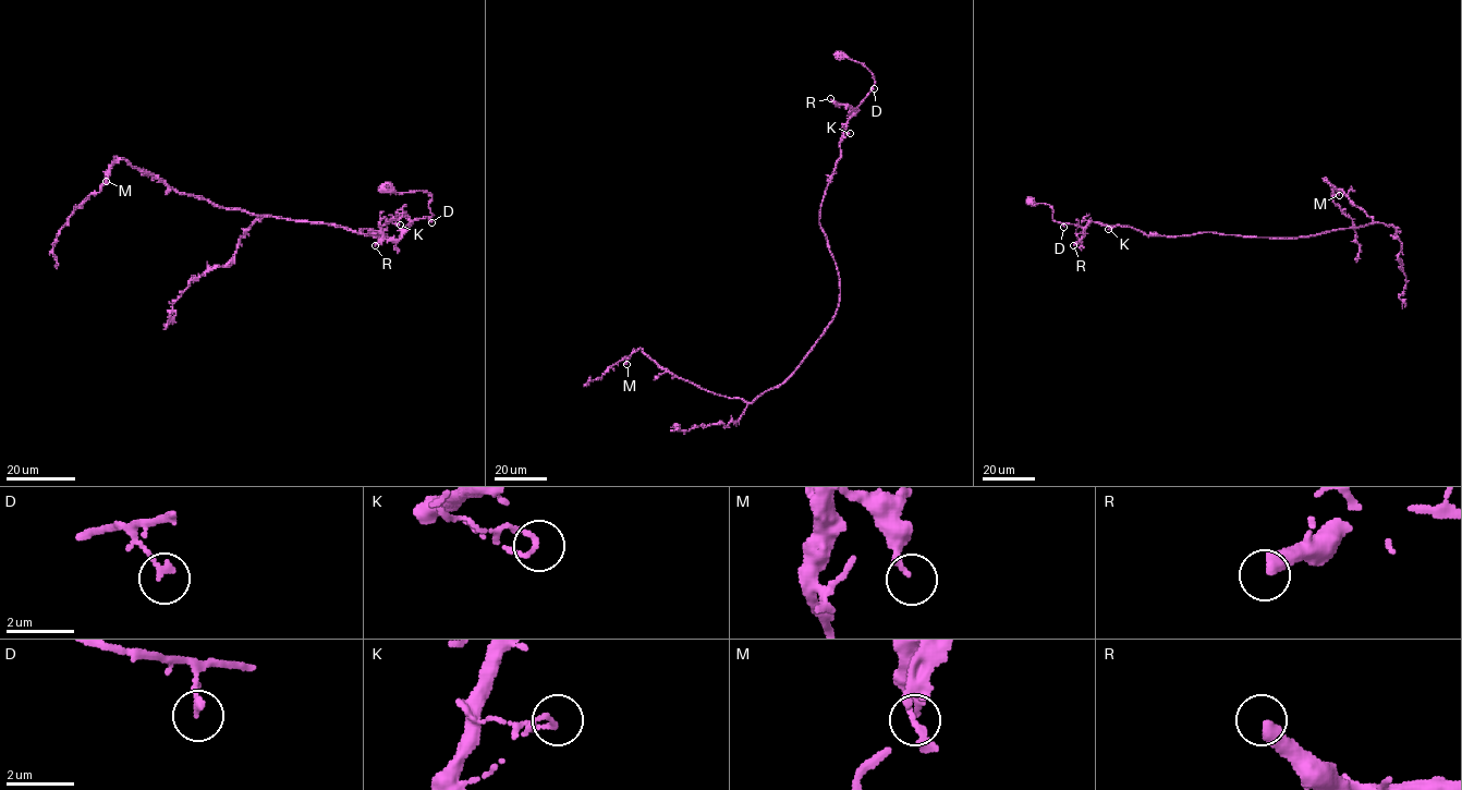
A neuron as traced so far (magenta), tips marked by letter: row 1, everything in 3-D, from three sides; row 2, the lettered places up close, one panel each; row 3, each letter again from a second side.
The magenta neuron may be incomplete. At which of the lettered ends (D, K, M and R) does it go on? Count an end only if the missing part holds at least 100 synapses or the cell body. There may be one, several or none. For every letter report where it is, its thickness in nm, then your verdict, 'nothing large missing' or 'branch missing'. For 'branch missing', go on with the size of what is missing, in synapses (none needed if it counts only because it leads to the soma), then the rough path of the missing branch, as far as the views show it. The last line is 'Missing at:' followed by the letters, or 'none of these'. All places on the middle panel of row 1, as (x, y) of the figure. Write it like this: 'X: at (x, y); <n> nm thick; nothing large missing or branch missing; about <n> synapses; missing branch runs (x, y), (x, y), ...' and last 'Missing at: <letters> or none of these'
D: at (874, 88); 200 nm thick; nothing large missing
K: at (850, 133); 150 nm thick; nothing large missing
M: at (626, 364); 170 nm thick; nothing large missing
R: at (830, 98); 440 nm thick; branch missing; about 250 synapses; missing branch runs (830, 98), (811, 97), (776, 101)
Missing at: R

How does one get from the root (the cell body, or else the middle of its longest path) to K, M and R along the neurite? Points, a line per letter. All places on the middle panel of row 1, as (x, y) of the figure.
K: (840, 56), (861, 62), (875, 81), (842, 132), (850, 133)
M: (840, 56), (875, 84), (820, 210), (840, 288), (825, 331), (748, 402), (641, 349), (626, 364)
R: (840, 56), (861, 62), (874, 76), (875, 84), (856, 108), (836, 104), (830, 98)

